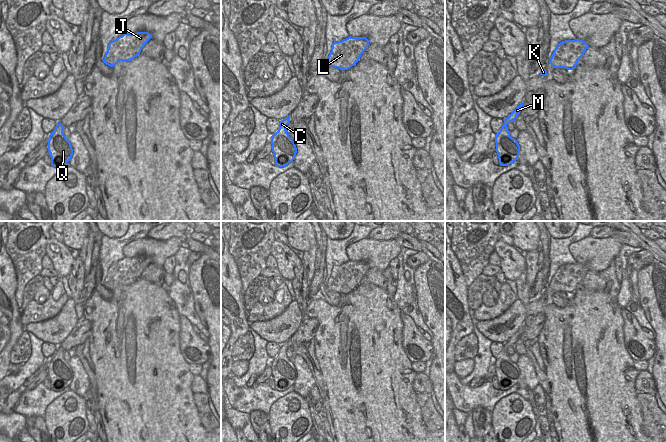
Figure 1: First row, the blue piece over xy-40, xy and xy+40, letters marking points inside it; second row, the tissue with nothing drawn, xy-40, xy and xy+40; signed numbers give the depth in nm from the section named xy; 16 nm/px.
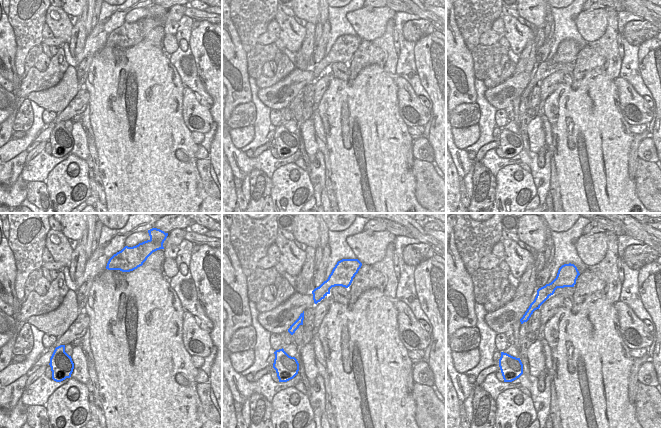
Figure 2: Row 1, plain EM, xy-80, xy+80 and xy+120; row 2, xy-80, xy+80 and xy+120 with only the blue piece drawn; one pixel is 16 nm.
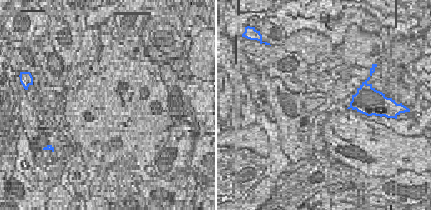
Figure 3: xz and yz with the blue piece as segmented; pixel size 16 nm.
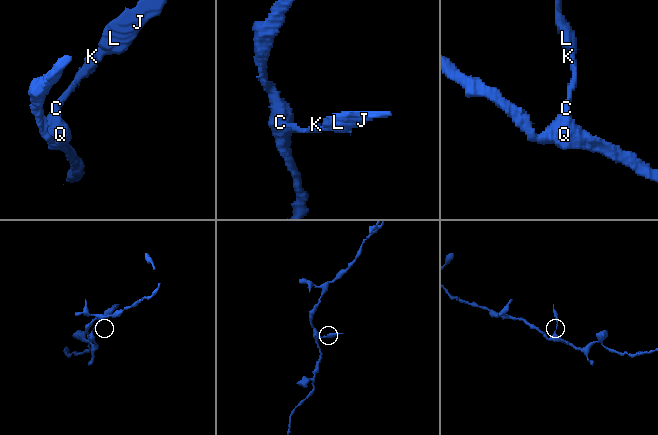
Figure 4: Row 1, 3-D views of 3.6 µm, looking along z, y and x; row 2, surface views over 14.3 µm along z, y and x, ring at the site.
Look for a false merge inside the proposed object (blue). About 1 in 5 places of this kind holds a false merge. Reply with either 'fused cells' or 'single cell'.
single cell

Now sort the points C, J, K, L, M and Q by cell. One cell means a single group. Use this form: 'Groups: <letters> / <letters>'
Groups: C J K L M Q

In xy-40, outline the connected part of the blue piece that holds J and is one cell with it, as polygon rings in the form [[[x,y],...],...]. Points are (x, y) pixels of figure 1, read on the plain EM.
[[[148,256],[124,257],[109,267],[102,285],[110,291],[120,285],[131,285],[140,278],[144,269],[151,262],[152,259]]]

